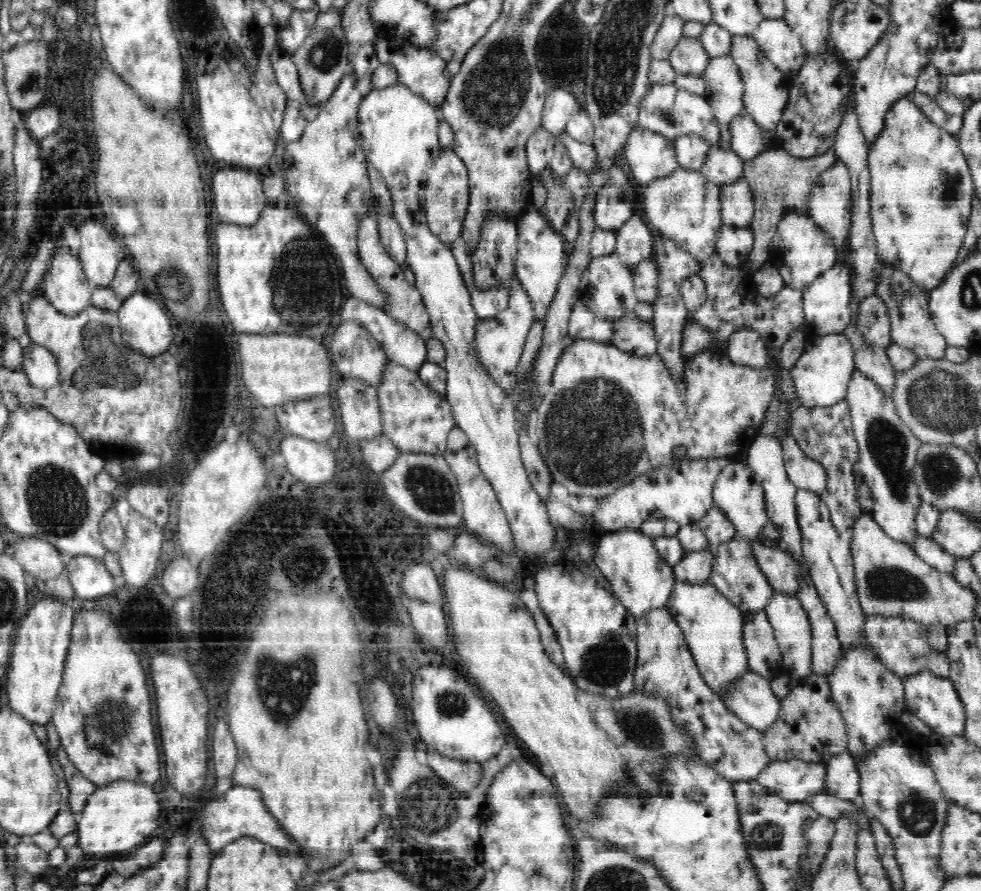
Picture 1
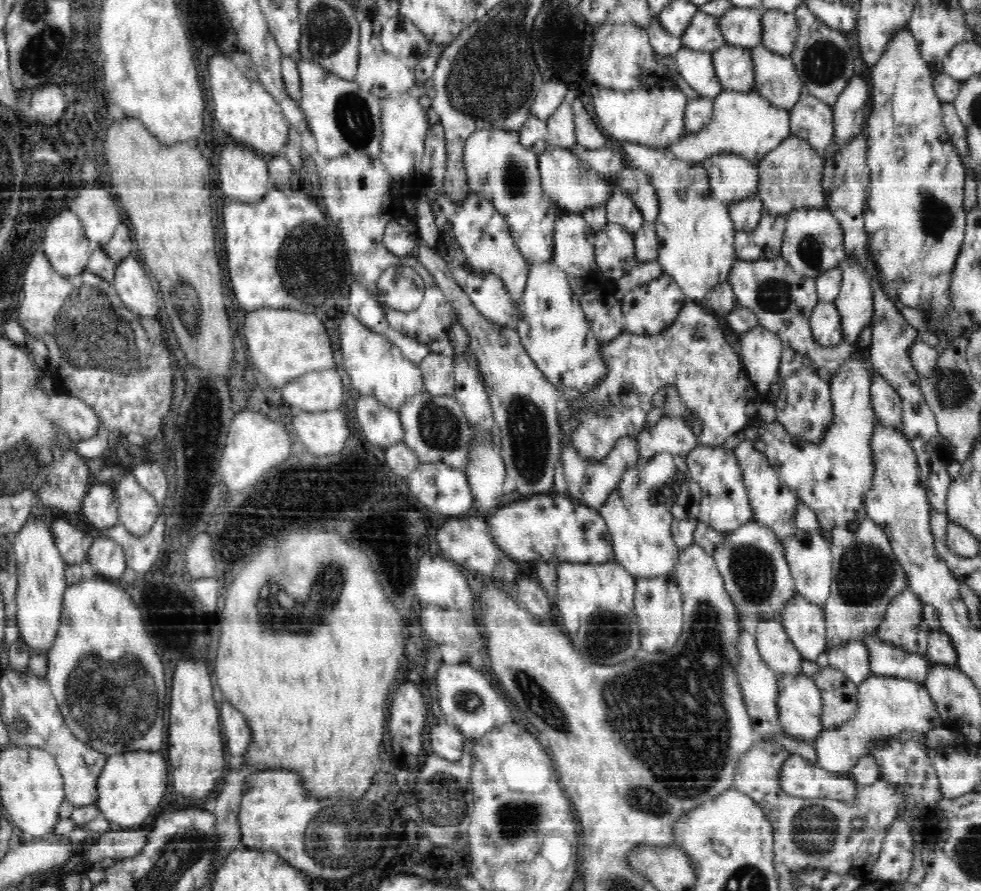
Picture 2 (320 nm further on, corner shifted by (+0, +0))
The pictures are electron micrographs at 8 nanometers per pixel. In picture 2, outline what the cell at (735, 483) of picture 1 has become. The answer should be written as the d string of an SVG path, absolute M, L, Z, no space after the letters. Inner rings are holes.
M742 440L735 449L737 465L741 467L741 479L747 490L749 505L752 507L753 520L757 524L764 525L774 531L775 536L780 540L796 534L797 528L794 525L794 511L801 504L800 498L792 490L786 489L777 478L773 467L768 465L764 450L760 442Z

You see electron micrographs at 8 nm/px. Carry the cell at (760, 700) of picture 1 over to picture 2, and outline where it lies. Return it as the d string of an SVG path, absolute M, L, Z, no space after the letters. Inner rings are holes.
M806 675L777 676L777 722L794 738L814 742L823 731L822 693Z

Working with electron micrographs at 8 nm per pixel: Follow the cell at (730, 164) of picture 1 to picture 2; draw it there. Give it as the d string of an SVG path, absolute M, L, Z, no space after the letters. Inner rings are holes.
M716 153L701 161L707 170L711 194L729 205L757 196L757 164L734 153Z

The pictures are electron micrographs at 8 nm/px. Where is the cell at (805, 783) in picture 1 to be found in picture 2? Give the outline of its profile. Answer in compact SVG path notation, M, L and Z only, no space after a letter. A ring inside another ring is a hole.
M872 674L857 685L858 708L851 719L831 729L824 729L813 743L820 768L829 773L848 772L878 741L901 731L928 732L941 725L937 705L924 684L898 677Z

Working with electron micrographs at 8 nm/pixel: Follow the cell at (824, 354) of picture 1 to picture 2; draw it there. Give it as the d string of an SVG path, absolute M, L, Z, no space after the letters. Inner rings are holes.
M822 302L814 307L809 318L813 340L821 348L836 348L843 342L843 326L837 306Z

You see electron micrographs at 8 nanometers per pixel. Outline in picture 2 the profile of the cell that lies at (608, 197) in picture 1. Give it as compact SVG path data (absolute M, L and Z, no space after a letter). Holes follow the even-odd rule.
M549 144L538 158L543 193L556 203L562 212L581 213L587 208L604 205L609 199L614 185L604 180L596 170L577 160L572 150Z

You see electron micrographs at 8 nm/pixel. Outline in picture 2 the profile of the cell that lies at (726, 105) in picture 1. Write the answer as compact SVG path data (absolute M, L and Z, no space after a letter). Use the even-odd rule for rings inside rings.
M725 44L712 53L712 64L723 91L750 92L755 88L750 49Z

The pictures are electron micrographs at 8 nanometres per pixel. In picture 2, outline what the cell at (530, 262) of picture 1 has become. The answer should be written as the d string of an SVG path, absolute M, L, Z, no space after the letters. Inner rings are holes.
M486 128L472 134L463 150L463 163L469 192L488 199L506 217L521 257L532 266L552 261L554 227L563 212L543 193L538 155L520 145L518 131Z

